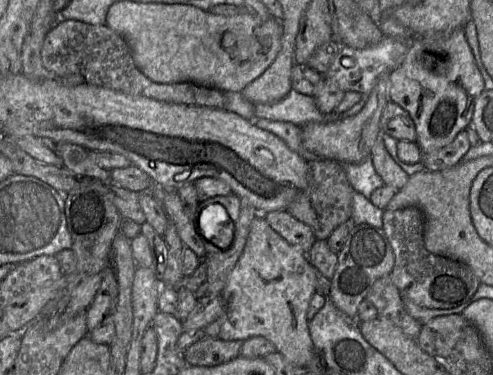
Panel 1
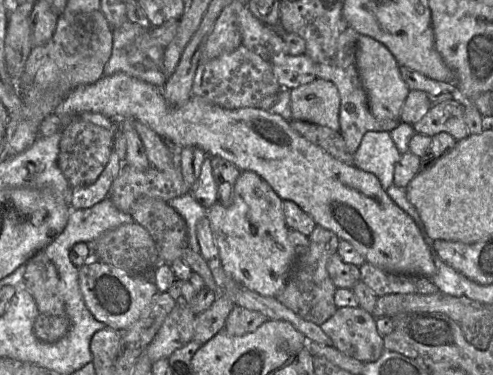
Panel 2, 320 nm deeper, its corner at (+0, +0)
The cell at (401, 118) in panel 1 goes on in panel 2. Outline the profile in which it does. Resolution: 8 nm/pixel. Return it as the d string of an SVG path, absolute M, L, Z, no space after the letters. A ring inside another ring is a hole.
M455 96L432 105L412 126L416 133L432 137L440 132L447 132L458 141L470 135L464 113L463 103Z

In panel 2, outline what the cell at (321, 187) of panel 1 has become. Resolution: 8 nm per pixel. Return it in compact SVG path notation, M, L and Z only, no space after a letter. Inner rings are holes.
M317 224L308 239L309 245L304 252L297 254L292 272L276 299L301 318L320 326L338 309L334 303L337 288L327 272L326 263L328 258L337 252L340 239L332 231Z

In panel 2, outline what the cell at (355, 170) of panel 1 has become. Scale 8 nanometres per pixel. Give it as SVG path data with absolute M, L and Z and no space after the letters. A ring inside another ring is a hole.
M366 132L353 156L353 165L374 174L384 190L393 184L394 168L401 154L390 132Z

